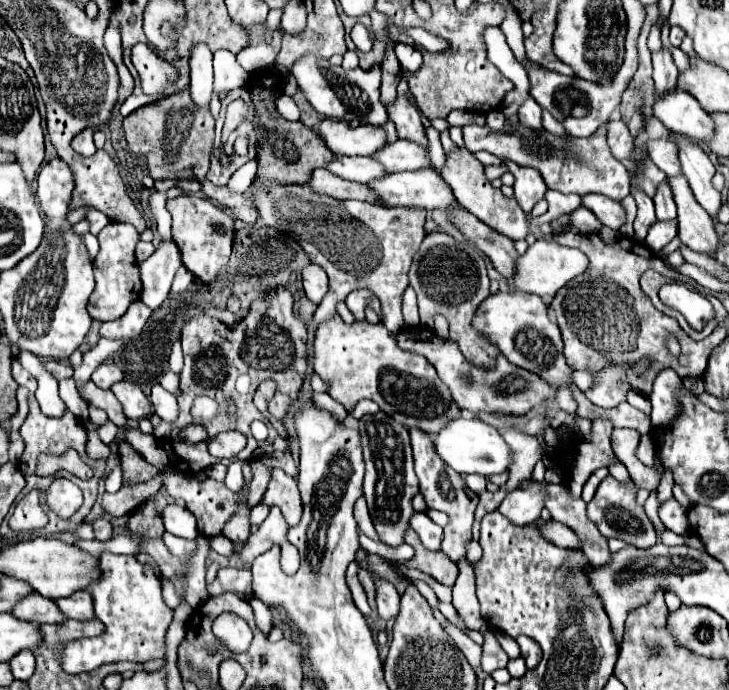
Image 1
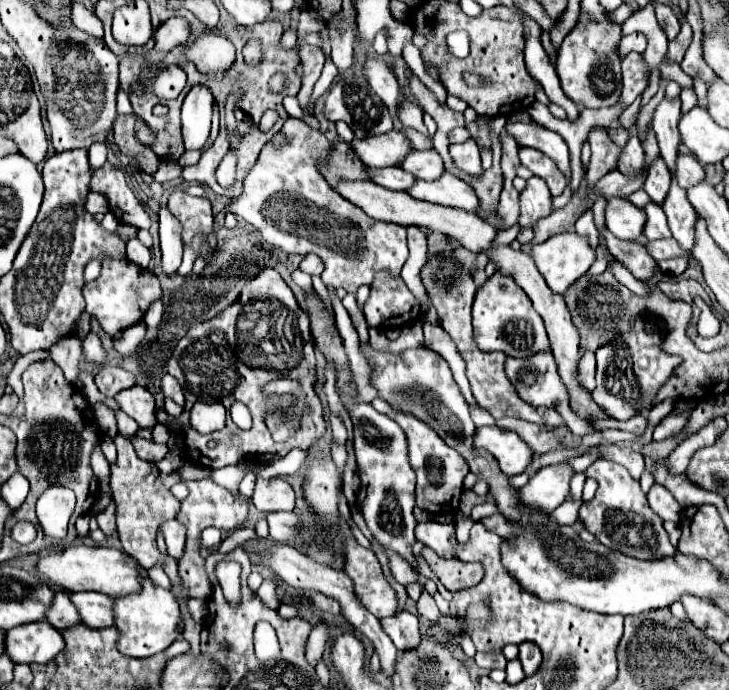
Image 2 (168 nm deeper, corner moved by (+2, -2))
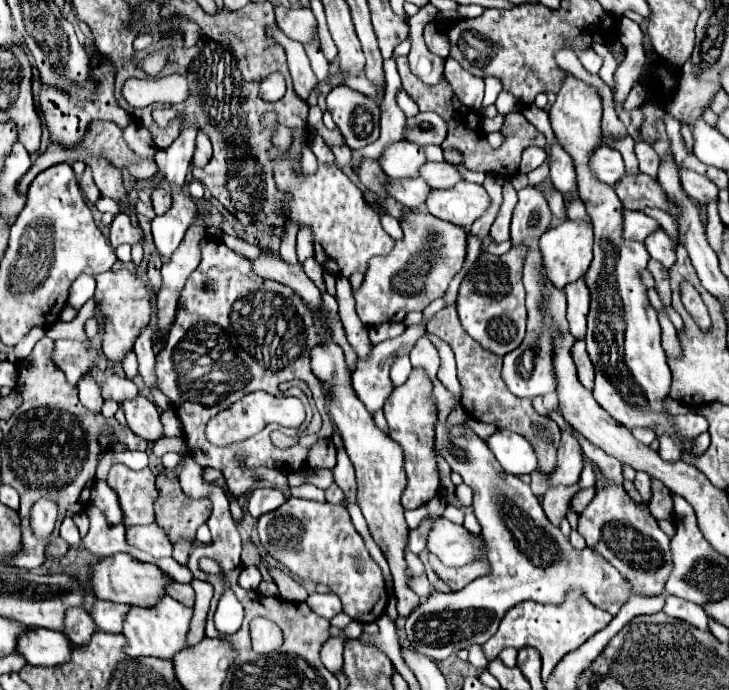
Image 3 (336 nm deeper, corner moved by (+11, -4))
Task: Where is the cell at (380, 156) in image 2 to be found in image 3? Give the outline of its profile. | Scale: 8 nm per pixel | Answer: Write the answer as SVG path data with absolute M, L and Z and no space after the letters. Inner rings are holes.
M410 141L392 143L380 159L380 165L382 165L384 173L390 179L418 177L418 171L424 163L426 163L424 149L416 143L410 143Z

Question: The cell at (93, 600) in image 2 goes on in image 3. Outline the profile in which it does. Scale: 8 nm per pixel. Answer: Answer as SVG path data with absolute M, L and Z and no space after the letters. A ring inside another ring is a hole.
M96 601L92 607L92 617L100 631L104 633L122 633L124 615L130 611L128 605L112 603L112 601Z

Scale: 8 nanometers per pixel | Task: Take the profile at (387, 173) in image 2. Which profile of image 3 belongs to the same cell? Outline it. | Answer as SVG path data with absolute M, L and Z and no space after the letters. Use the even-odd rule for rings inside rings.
M418 177L418 179L392 179L388 191L404 207L422 209L428 199L428 191L432 189L428 187L428 183L424 183L424 179Z

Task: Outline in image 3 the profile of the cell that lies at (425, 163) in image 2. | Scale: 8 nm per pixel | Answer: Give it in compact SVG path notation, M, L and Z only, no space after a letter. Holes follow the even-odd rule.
M446 161L444 163L426 163L420 169L420 177L424 177L432 189L448 189L448 187L454 187L458 181L462 181L458 165L446 163Z

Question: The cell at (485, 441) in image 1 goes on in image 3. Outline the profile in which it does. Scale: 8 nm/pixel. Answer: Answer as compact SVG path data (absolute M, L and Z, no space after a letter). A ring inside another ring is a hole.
M496 431L488 441L488 447L504 467L504 471L512 475L532 473L538 469L538 457L532 449L532 445L512 431Z

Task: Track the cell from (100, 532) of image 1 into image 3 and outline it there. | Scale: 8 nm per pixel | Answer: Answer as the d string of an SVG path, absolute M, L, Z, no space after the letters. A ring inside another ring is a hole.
M96 481L92 487L92 495L90 495L90 503L96 505L112 525L122 523L124 513L120 511L120 503L116 499L116 491L112 491L112 487L108 487L106 481Z

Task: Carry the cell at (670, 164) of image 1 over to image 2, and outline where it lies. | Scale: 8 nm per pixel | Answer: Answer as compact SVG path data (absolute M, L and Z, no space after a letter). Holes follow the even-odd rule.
M679 153L677 161L675 161L673 177L675 177L677 185L681 185L683 189L687 189L687 187L699 183L705 177L705 169L703 169L703 165L693 155Z

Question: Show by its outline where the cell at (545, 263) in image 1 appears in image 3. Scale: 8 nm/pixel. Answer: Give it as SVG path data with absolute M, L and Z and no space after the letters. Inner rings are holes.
M566 219L562 225L552 227L540 237L540 251L544 257L544 269L546 277L556 285L556 287L566 287L568 283L580 279L592 261L592 243L594 243L594 229L592 223L588 221L572 221Z

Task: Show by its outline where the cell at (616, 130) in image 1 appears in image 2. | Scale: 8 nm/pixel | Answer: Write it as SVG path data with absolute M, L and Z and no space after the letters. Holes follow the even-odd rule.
M631 135L625 147L621 149L621 157L617 161L617 169L625 175L639 173L643 167L643 151L641 151L641 141L637 135Z

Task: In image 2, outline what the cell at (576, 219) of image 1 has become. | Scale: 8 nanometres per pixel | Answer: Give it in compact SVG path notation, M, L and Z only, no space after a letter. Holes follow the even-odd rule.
M603 229L603 239L609 243L609 251L611 255L625 263L625 267L637 277L637 279L649 279L655 273L655 259L645 251L645 247L633 243L633 241L619 241L617 237L613 237L607 229Z

